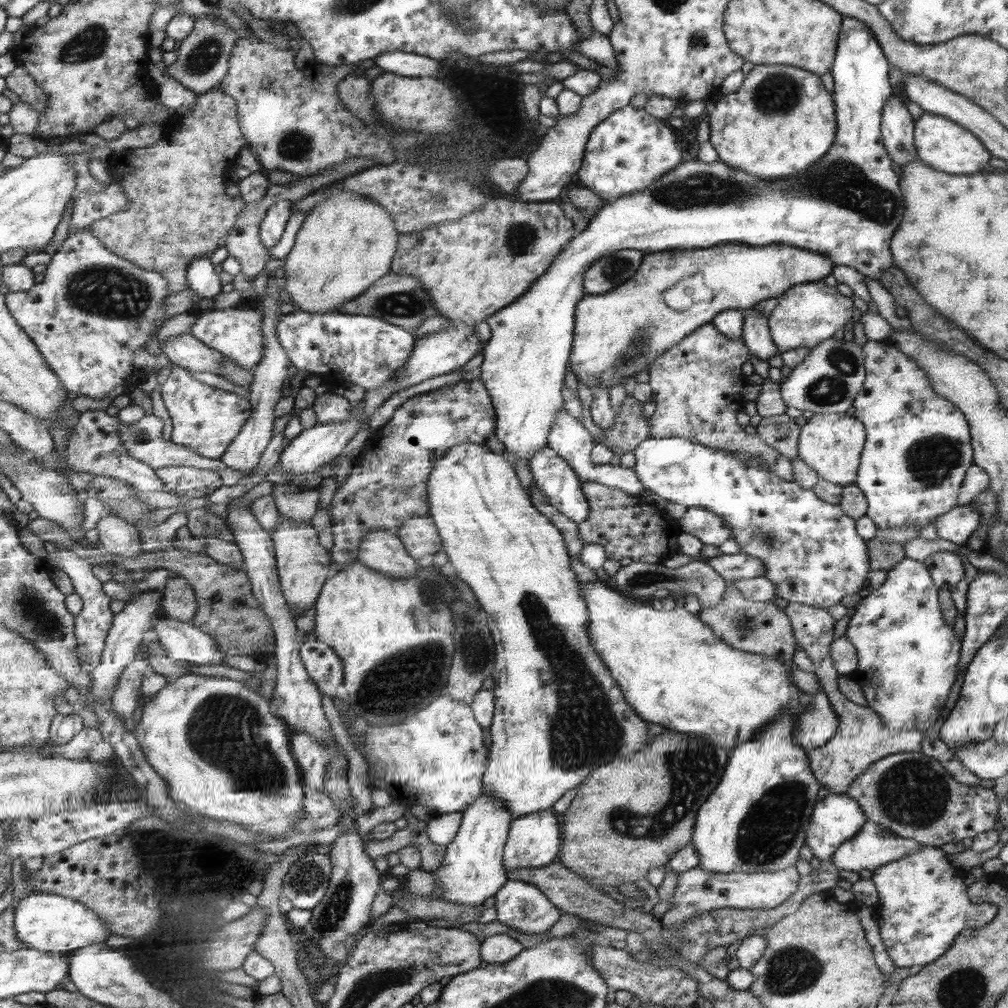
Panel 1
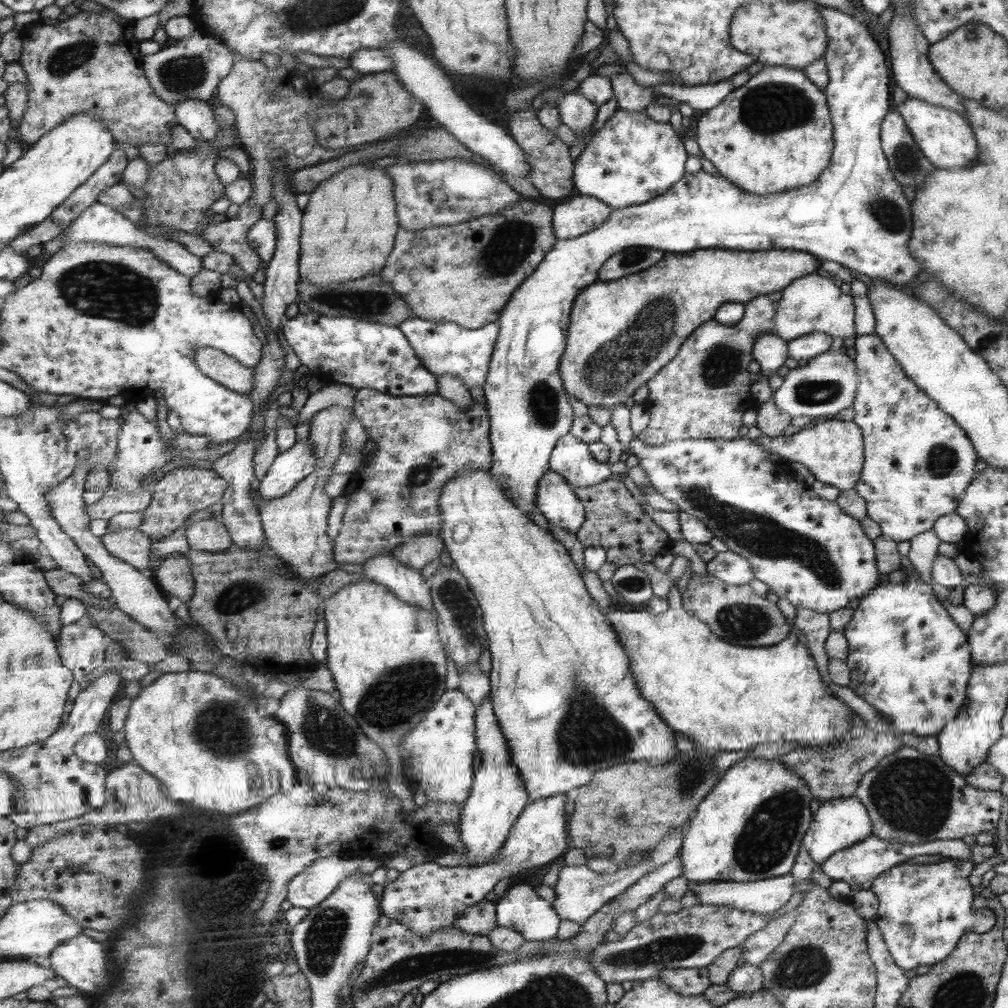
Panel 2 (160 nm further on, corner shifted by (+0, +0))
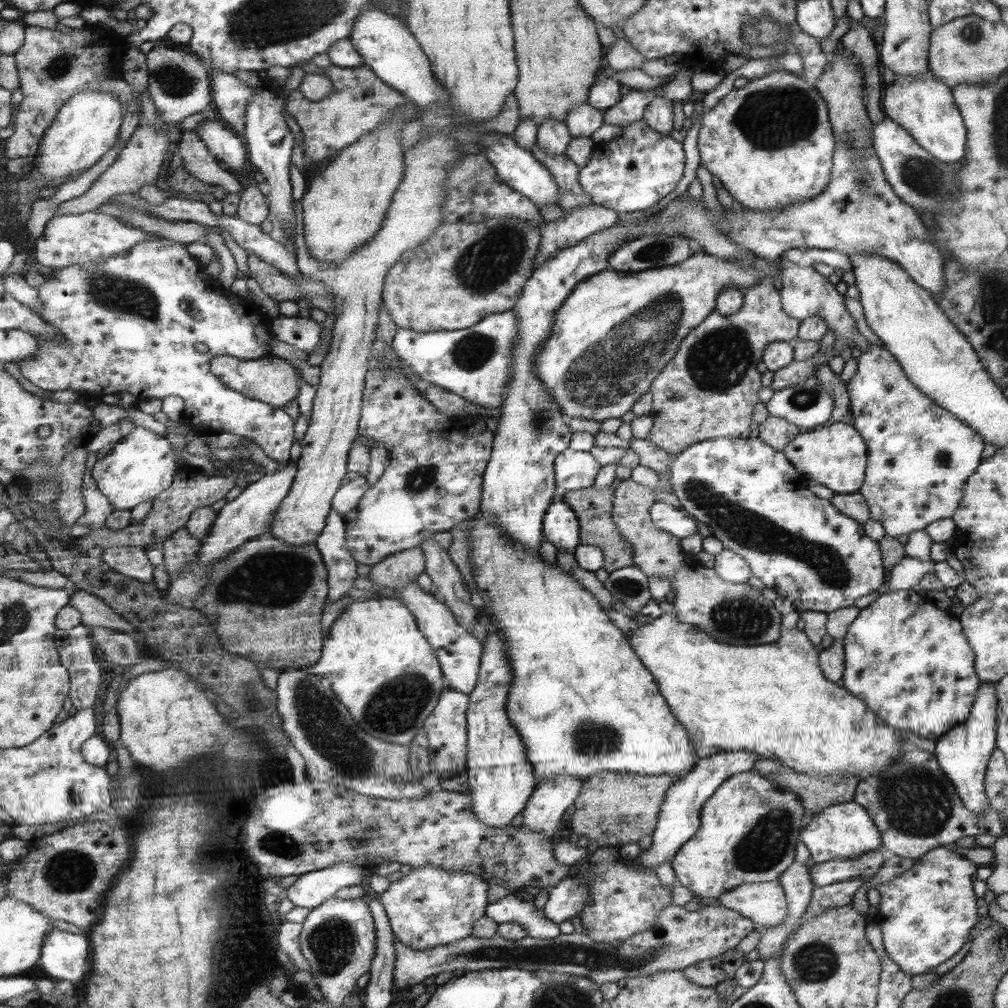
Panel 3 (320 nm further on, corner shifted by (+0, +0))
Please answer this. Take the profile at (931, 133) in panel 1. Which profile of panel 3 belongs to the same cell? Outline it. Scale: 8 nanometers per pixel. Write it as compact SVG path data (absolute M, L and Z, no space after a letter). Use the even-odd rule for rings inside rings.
M931 73L923 76L895 76L891 85L882 86L880 109L885 117L901 125L921 148L932 153L937 160L953 163L963 161L965 143L967 143L967 129L963 118L952 97L952 89L938 81Z

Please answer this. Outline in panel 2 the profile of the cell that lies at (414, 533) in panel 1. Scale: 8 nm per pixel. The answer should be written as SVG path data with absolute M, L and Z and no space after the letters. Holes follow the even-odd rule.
M425 535L407 540L407 543L399 545L393 551L393 557L403 563L405 568L421 570L431 561L439 558L444 549L444 544L435 536Z

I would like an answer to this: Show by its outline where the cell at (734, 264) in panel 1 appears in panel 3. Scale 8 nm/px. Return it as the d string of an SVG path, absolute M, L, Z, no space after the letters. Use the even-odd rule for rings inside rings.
M698 247L694 251L694 254L689 259L685 259L680 264L674 264L673 266L667 266L663 268L653 268L649 270L643 270L639 272L619 273L613 270L603 269L601 272L592 274L588 279L580 280L572 288L572 292L564 298L563 304L557 307L555 314L553 314L553 323L550 331L546 336L546 339L540 344L538 353L532 360L532 369L534 370L534 376L540 381L540 385L552 396L552 399L556 401L558 408L563 412L563 416L570 416L571 418L586 418L587 420L594 420L595 422L603 422L607 418L620 418L631 410L631 406L635 404L635 401L641 396L649 392L652 383L657 375L667 366L668 362L676 354L677 347L680 346L681 339L688 334L692 328L695 328L699 323L703 322L705 316L709 316L709 312L713 312L716 308L715 298L718 295L721 287L727 285L735 285L739 290L743 291L749 288L752 282L756 282L764 276L772 276L778 274L778 260L769 262L758 258L755 262L750 264L740 264L734 260L719 260L709 256L708 253L703 252Z

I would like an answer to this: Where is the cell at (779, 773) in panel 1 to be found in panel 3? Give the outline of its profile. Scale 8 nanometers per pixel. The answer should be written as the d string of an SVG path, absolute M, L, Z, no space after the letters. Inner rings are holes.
M739 772L724 780L715 790L714 794L703 804L700 812L700 825L698 831L686 840L677 850L675 854L670 858L672 869L676 878L676 883L684 886L695 897L703 898L718 898L724 892L729 892L735 887L741 884L751 884L759 882L771 882L775 880L781 872L785 870L793 862L793 850L795 850L795 844L797 844L797 832L799 832L799 824L801 824L801 817L803 816L804 809L801 806L801 801L797 799L797 796L793 795L793 792L787 792L783 788L779 788L776 784L772 783L768 777L761 776L756 772Z

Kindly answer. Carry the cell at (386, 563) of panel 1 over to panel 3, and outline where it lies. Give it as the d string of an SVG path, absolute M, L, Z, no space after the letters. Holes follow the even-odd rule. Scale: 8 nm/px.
M415 581L399 586L395 592L415 617L416 624L431 645L437 661L440 662L440 671L444 672L447 678L449 689L470 693L475 688L479 675L481 652L484 651L482 645L471 635L470 631L458 625L453 612L446 607L445 603L437 600L432 592L425 593L420 590Z

